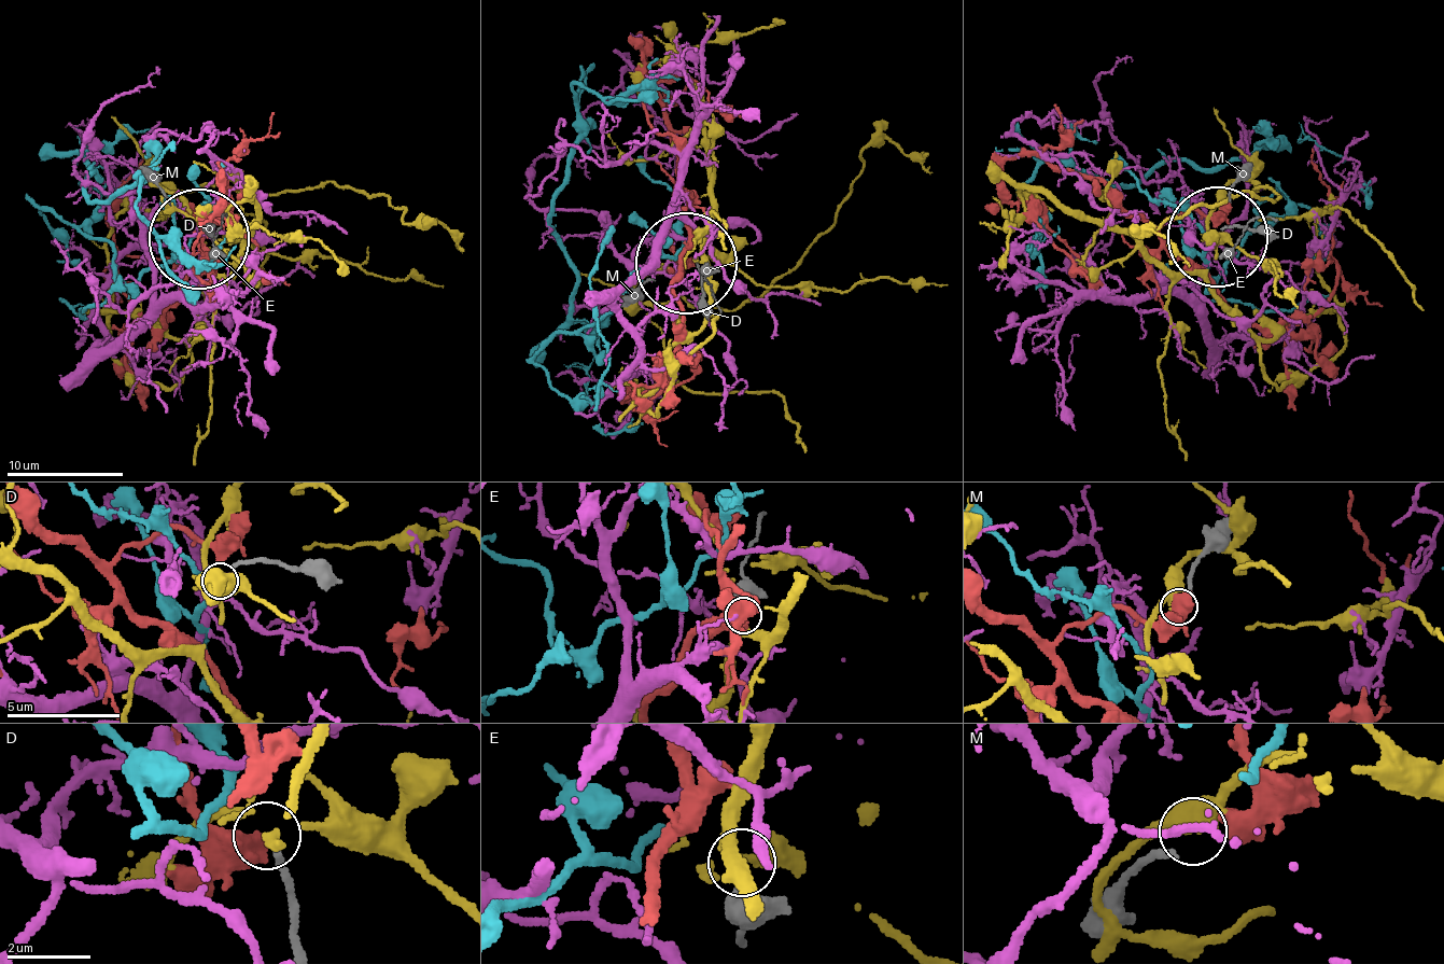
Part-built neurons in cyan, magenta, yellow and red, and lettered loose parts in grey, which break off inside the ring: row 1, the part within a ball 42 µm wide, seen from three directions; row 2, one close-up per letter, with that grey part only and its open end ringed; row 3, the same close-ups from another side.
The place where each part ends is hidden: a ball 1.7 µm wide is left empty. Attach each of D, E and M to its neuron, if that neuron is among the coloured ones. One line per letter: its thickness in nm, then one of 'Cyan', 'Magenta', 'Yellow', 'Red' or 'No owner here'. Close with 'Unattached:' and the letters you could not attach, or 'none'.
D: Thickness 150 nm. Yellow
E: Thickness 500 nm. No owner here
M: Thickness 160 nm. Red
Unattached: E

